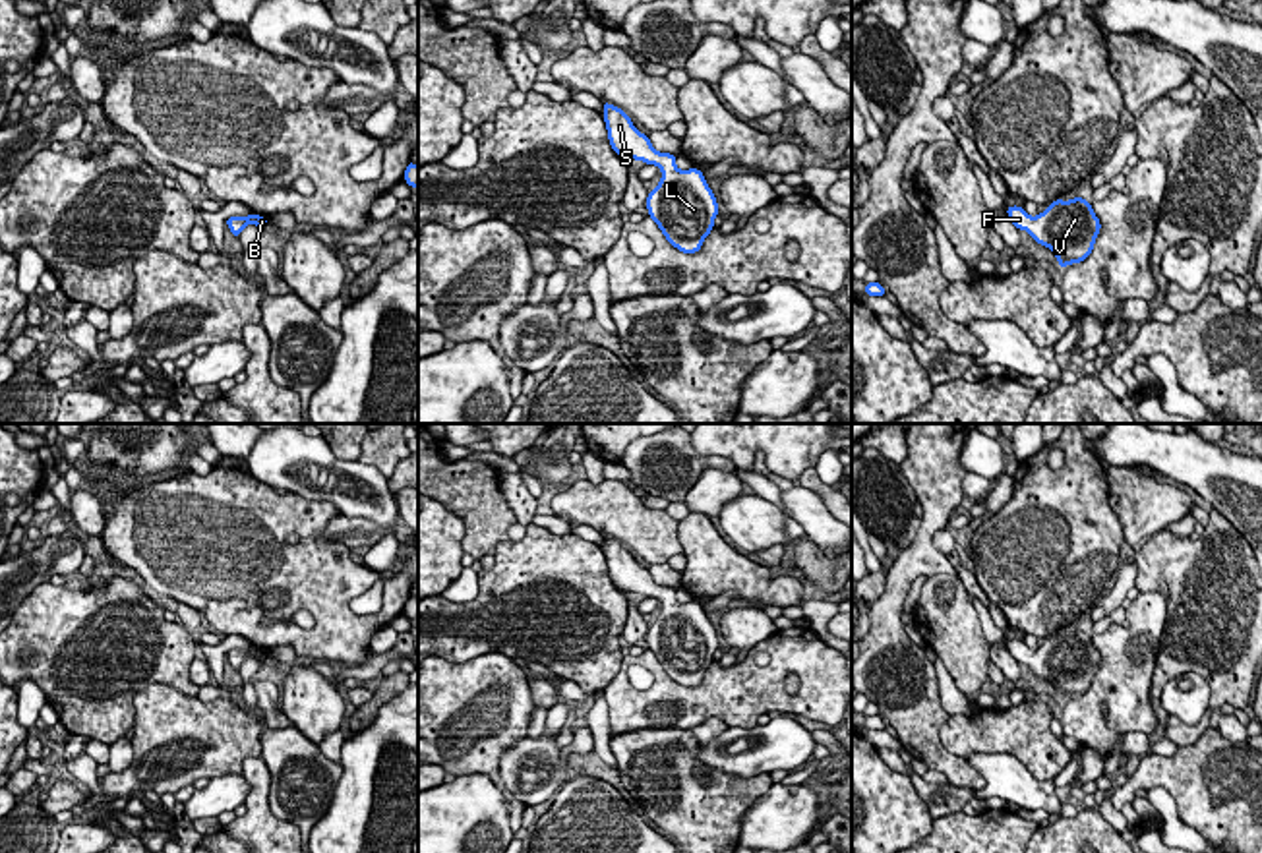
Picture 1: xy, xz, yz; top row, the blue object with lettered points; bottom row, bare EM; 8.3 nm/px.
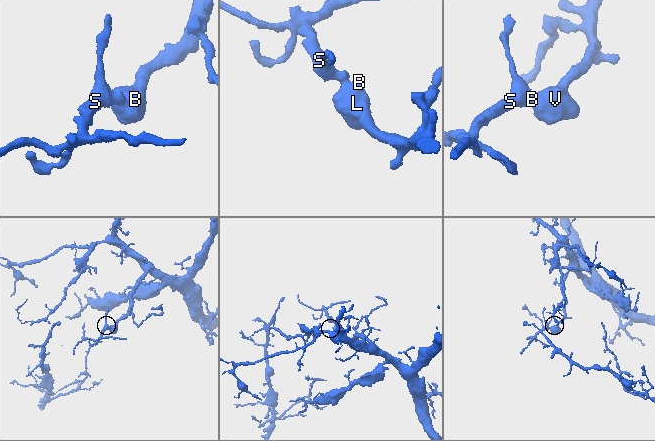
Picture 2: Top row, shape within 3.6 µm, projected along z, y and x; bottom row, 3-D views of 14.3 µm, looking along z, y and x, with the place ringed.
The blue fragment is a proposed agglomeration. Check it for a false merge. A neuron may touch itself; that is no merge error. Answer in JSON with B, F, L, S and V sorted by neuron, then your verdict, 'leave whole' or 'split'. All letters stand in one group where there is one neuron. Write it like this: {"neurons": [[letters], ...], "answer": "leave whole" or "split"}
{"neurons": [["B", "F", "L", "S", "V"]], "answer": "leave whole"}

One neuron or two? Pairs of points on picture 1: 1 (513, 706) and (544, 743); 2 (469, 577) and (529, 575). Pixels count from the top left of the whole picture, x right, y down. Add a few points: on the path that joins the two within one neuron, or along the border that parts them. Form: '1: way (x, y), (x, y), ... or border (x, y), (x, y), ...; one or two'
1: border (527, 735), (502, 755), (500, 772); two
2: border (479, 573), (471, 600), (442, 596); two

